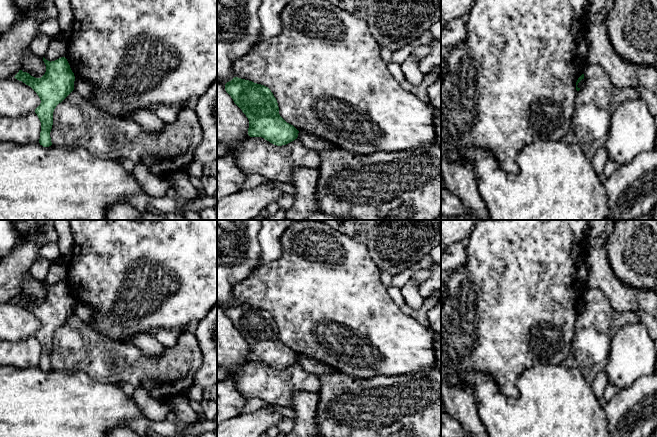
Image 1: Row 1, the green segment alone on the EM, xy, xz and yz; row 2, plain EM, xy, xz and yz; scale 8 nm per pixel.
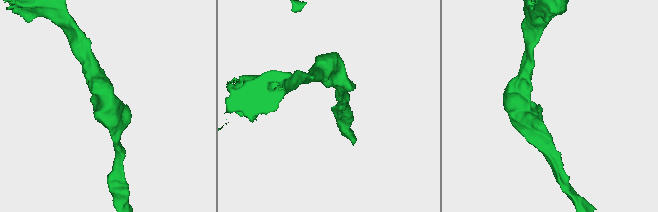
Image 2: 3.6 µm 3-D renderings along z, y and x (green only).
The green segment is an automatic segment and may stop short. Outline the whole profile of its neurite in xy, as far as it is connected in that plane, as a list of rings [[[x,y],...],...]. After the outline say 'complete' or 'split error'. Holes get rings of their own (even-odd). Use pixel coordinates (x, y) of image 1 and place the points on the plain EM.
[[[43,281],[43,285],[46,296],[41,302],[35,302],[22,294],[14,302],[30,310],[39,320],[41,327],[35,333],[41,346],[39,367],[49,371],[52,369],[50,356],[54,333],[74,314],[75,300],[65,281],[51,286]]]; complete

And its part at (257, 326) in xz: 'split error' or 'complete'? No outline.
complete

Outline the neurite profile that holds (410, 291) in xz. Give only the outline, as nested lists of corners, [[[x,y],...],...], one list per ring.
[[[411,279],[401,289],[401,293],[405,298],[405,303],[414,309],[419,309],[425,299],[419,293],[419,286],[417,286]]]

